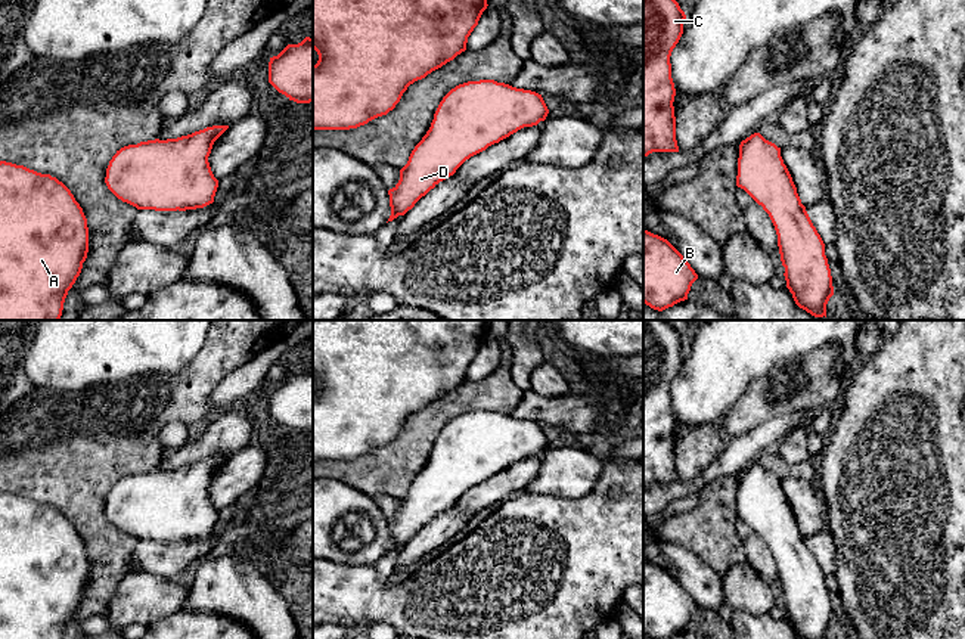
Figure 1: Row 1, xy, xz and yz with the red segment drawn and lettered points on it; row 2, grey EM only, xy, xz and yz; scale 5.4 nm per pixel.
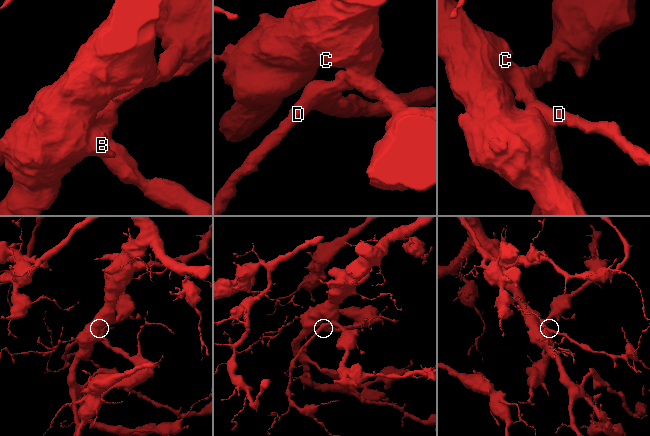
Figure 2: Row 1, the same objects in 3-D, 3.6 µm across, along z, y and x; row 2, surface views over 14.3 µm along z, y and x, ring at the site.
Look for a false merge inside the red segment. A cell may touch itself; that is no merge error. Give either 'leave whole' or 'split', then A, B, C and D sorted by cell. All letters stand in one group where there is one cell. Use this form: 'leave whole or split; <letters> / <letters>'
leave whole; A B C D

